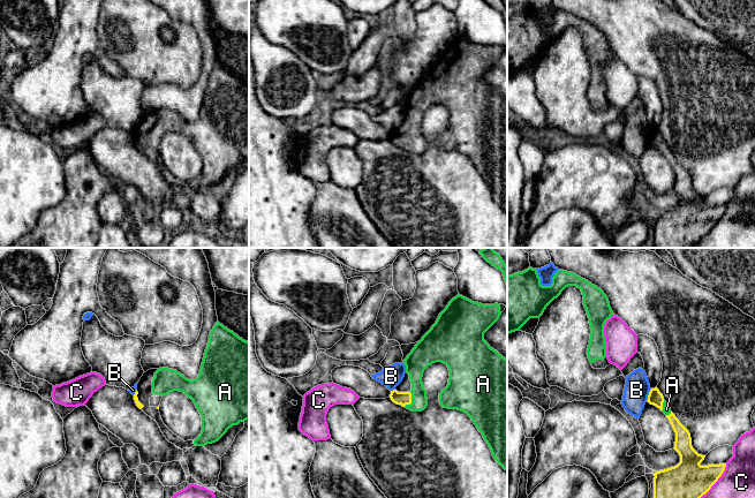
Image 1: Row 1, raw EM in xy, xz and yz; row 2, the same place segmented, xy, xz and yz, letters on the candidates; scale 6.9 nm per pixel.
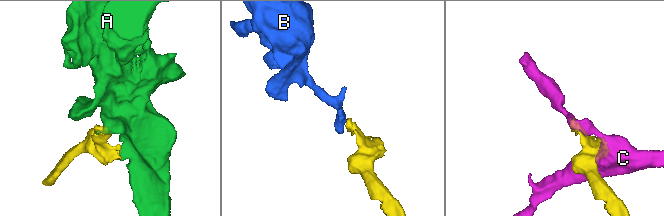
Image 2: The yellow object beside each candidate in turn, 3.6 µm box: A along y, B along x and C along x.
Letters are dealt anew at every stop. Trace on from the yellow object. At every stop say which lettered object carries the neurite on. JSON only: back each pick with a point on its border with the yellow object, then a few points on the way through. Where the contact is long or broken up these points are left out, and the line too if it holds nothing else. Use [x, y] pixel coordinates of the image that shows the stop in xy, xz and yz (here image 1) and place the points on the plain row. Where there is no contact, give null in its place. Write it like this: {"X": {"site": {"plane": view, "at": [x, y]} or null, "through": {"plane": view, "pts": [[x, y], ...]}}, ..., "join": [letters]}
{"A": {"site": {"plane": "xz", "at": [410, 143]}}, "join": ["A"]}

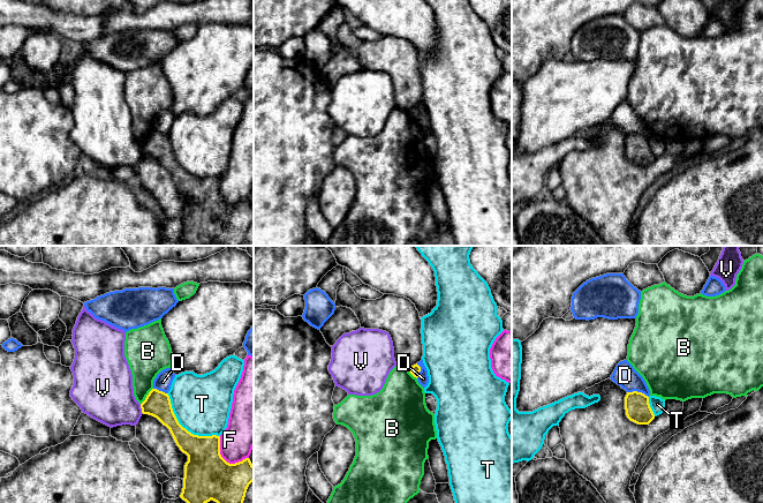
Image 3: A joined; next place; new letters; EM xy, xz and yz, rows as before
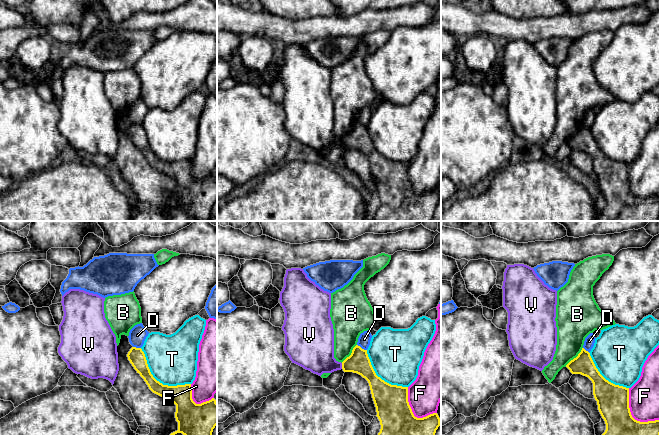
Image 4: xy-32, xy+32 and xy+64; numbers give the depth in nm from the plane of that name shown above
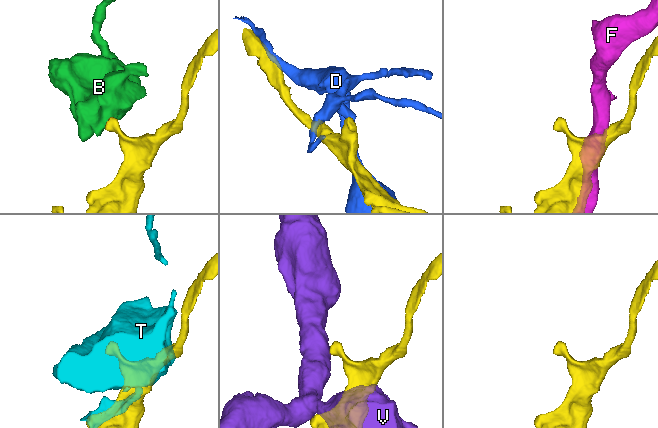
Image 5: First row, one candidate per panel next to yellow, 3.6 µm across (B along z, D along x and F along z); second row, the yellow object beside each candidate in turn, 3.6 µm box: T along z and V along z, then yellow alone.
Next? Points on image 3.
{"join": []}

